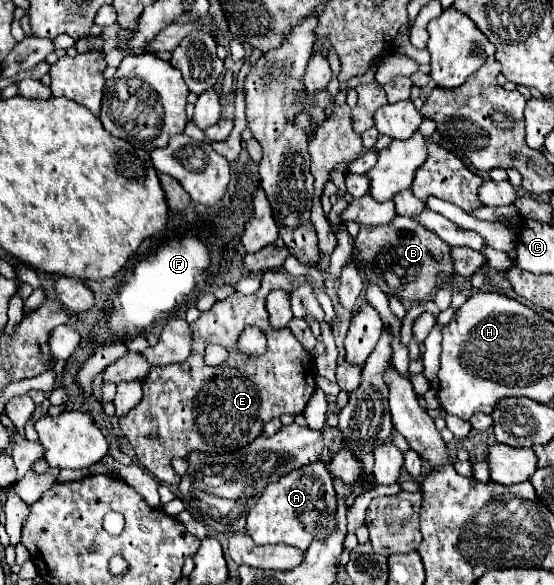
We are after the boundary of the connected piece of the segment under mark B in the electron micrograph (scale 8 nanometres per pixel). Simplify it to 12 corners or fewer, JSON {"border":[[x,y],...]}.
{"border":[[407,216],[361,226],[363,278],[425,302],[449,246]]}

